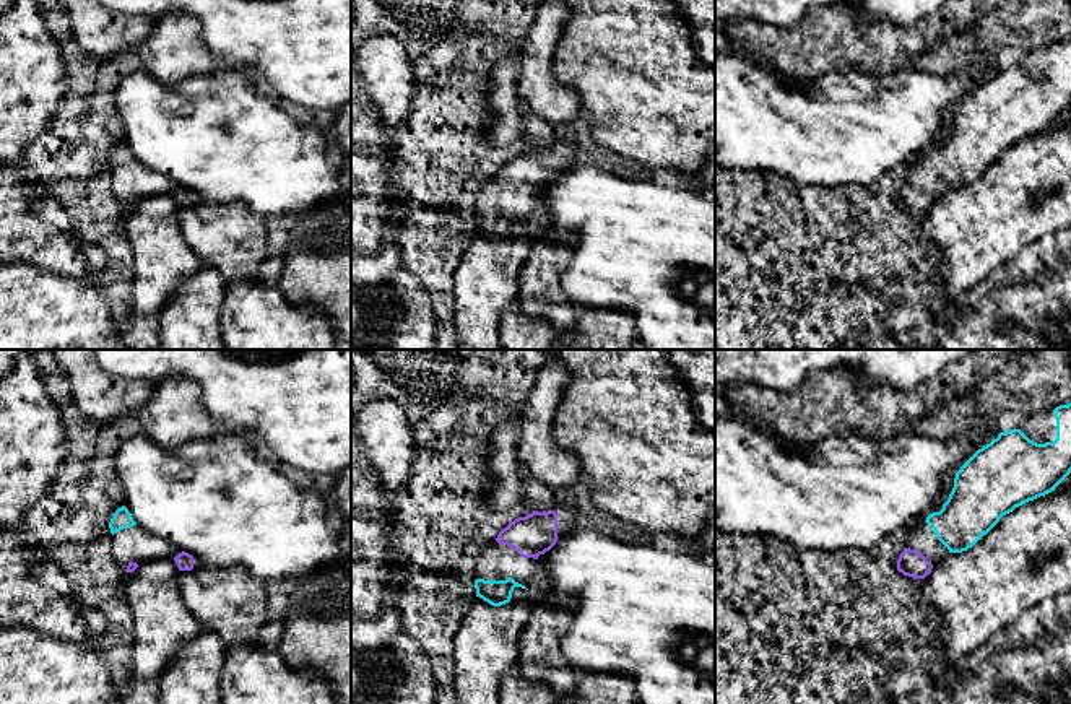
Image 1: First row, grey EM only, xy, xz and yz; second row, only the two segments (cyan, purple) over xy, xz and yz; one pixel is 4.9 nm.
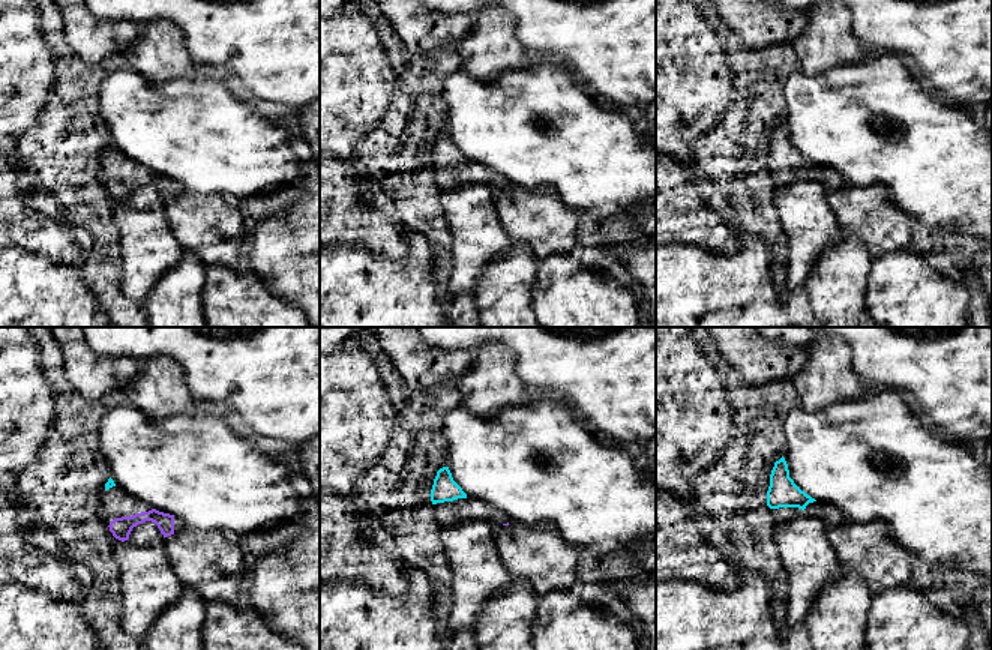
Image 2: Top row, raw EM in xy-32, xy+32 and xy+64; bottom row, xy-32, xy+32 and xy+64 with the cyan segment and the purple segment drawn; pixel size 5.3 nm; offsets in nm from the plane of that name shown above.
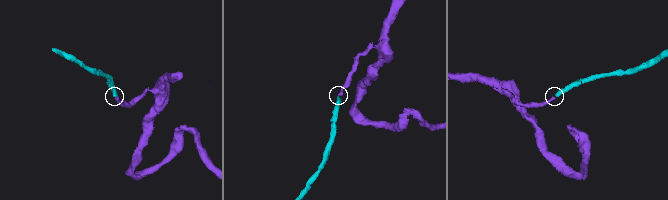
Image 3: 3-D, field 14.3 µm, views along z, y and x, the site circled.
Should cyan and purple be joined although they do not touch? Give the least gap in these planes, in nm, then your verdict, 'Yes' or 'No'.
Distance 110 nm. Yes

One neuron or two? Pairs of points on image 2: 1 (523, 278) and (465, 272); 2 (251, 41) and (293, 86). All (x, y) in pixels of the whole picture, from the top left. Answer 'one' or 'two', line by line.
1: two
2: one

